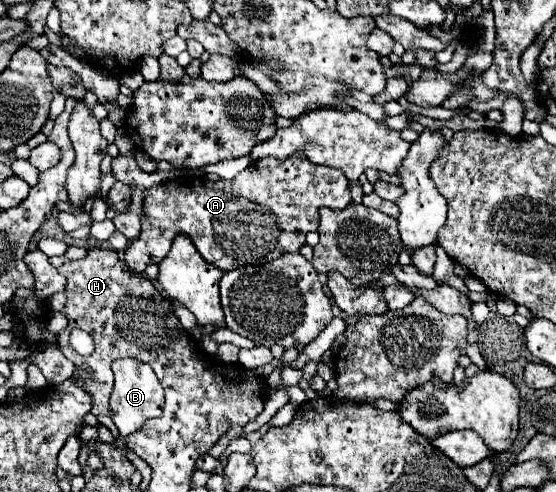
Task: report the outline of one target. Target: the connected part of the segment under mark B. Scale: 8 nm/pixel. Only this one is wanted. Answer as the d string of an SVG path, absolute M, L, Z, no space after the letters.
M116 359L112 363L112 371L114 371L114 391L110 395L110 415L120 431L116 445L126 445L124 443L126 435L140 429L146 419L162 415L164 393L162 393L162 385L160 385L156 373L146 363L140 363L136 359Z

